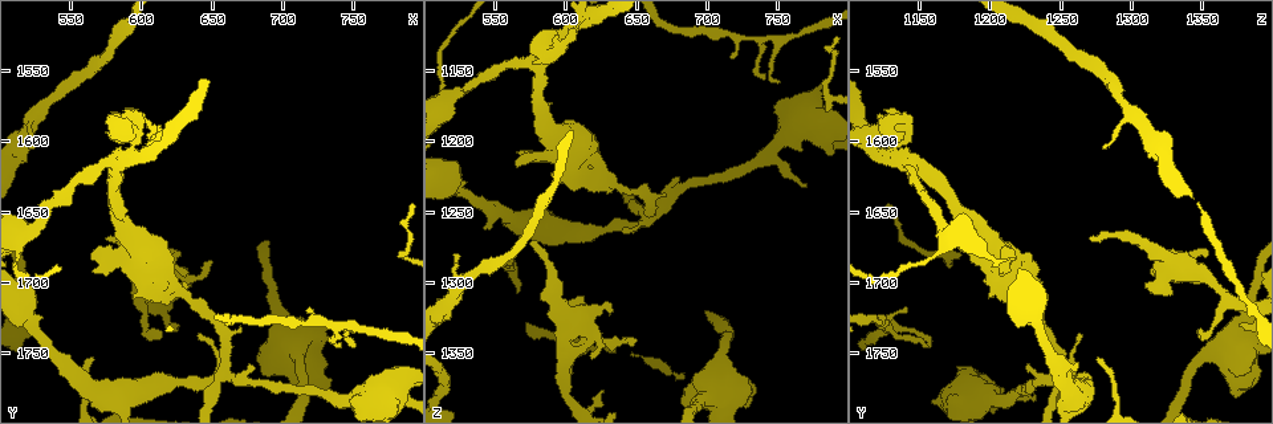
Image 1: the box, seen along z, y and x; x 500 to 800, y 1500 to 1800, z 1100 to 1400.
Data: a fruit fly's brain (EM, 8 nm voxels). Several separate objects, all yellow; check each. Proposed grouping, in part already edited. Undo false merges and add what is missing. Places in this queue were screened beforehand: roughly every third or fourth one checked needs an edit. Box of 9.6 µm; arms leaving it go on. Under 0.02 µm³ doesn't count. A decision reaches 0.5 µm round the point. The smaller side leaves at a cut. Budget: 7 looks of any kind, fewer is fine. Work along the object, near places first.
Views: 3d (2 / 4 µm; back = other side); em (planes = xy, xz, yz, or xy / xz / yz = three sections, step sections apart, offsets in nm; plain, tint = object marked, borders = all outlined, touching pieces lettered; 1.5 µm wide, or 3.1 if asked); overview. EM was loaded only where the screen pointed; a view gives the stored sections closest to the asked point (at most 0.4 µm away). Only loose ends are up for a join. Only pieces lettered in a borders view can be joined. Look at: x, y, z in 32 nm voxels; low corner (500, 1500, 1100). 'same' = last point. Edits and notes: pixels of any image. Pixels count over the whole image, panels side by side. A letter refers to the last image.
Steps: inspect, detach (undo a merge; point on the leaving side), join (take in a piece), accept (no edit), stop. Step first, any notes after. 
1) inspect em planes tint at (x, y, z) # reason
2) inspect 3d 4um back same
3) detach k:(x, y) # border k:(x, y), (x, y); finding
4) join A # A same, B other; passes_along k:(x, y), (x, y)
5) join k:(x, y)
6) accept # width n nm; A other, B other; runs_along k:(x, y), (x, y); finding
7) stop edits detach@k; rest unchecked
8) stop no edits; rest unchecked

inspect em yz step 4 borders at (768, 1782, 1234) # an open end

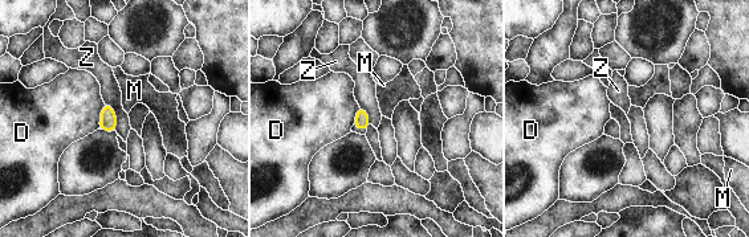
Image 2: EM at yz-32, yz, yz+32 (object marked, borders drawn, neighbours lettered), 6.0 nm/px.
inspect em planes borders same

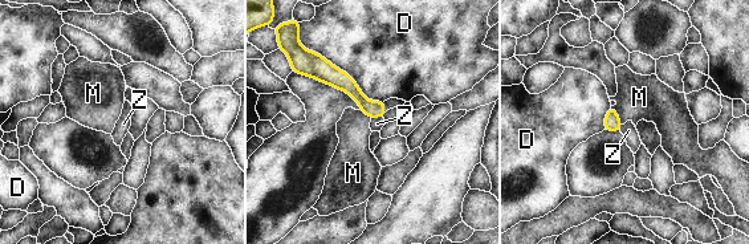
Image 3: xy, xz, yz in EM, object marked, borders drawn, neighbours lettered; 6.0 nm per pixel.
accept # width 100 nm; D other, M other, Z other; runs_along 3:(312, 73), (340, 78), (381, 112); none of them fits

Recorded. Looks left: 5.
inspect 3d 4um at (638, 1714, 1232) # sudden change in width

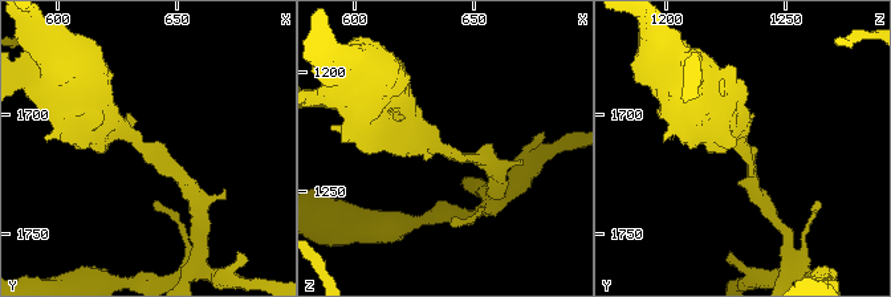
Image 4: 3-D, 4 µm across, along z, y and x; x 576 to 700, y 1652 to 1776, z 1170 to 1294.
inspect em planes borders at (637, 1714, 1232) # arm_widths 220, 440 nm; now the EM

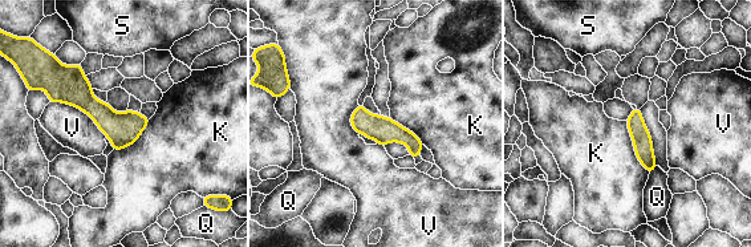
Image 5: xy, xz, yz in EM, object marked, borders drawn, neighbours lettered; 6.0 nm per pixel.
accept # longest_contact V 400 nm; K other, Q other, S other, V other; one cell here

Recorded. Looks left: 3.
inspect em planes borders at (524, 1606, 1282)

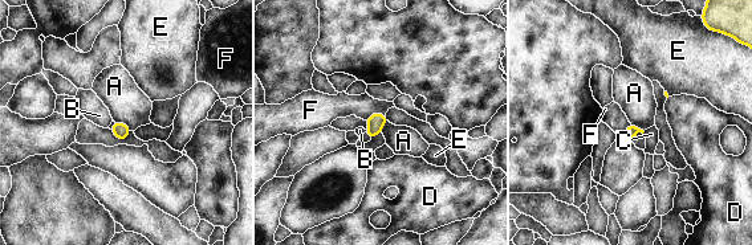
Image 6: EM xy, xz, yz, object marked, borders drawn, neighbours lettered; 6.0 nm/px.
accept # longest_contact F 130 nm; A other, B other, C other, D other, E other, F other; border 6:(381, 133), (372, 138); none of them fits

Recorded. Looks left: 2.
stop no edits; rest unchecked

